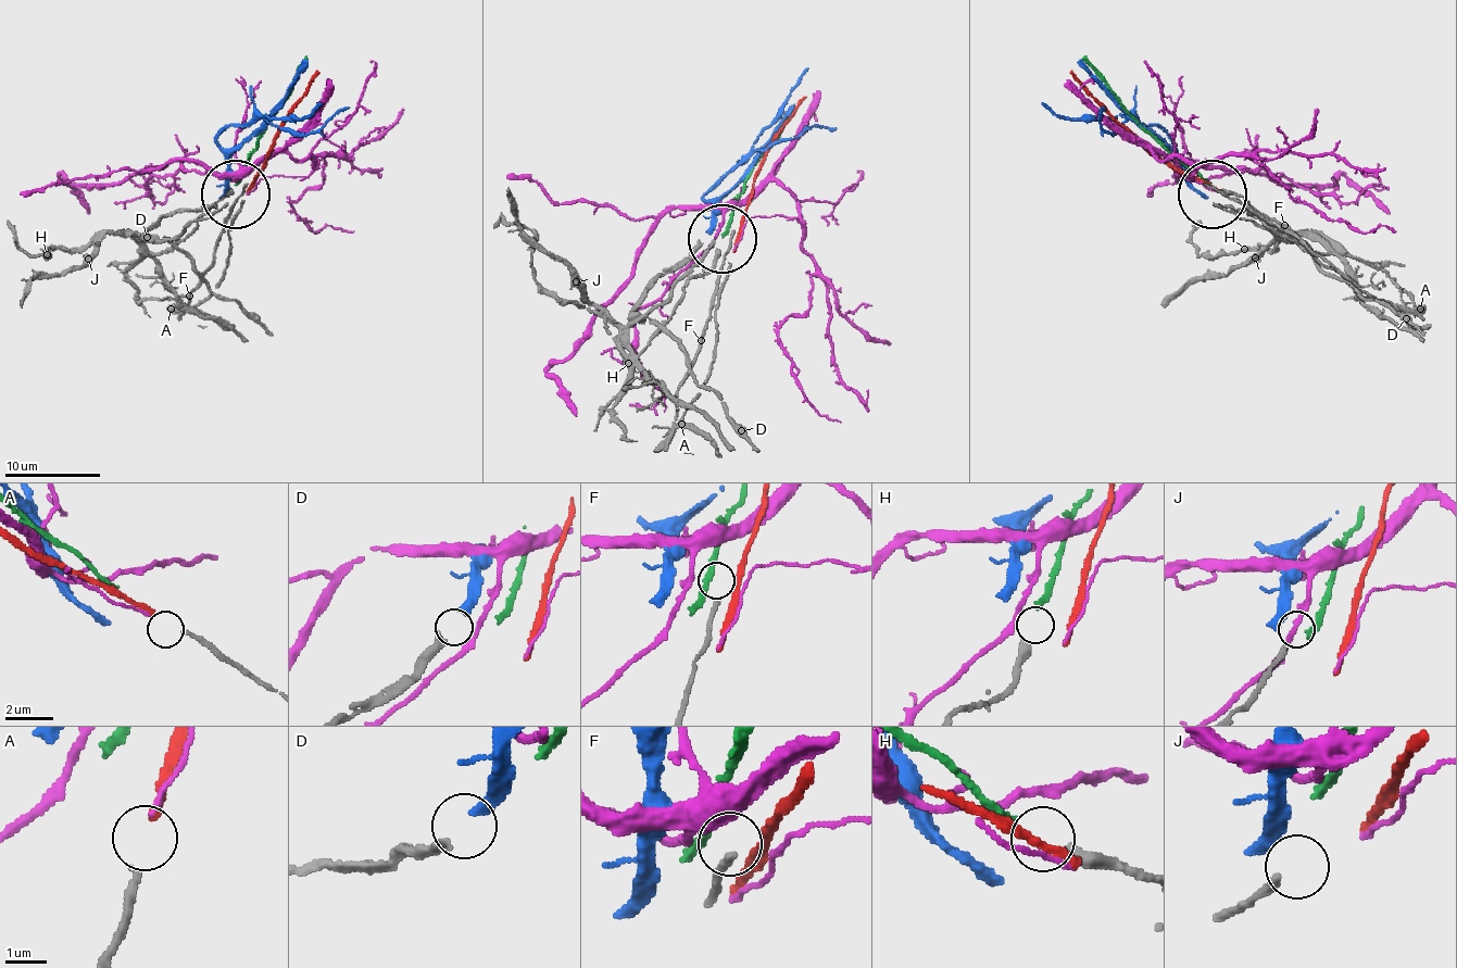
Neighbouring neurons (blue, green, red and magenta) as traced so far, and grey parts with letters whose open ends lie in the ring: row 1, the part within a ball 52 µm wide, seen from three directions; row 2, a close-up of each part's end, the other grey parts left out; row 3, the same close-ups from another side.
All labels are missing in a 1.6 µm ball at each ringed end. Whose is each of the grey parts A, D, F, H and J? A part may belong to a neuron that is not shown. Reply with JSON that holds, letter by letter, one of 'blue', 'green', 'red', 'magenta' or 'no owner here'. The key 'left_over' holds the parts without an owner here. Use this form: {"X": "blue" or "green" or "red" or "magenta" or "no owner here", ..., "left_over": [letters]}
{"A": "red", "D": "blue", "F": "no owner here", "H": "green", "J": "no owner here", "left_over": ["F", "J"]}

